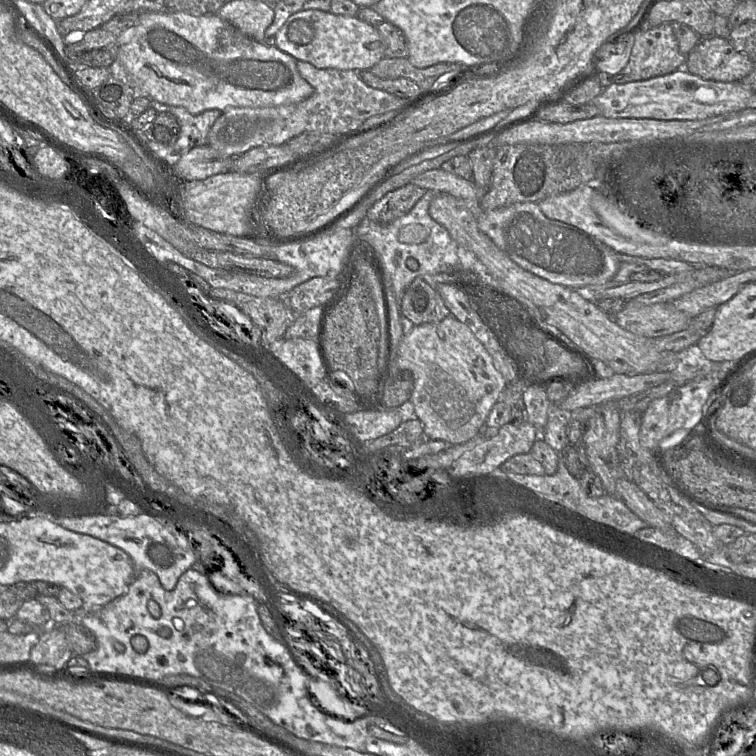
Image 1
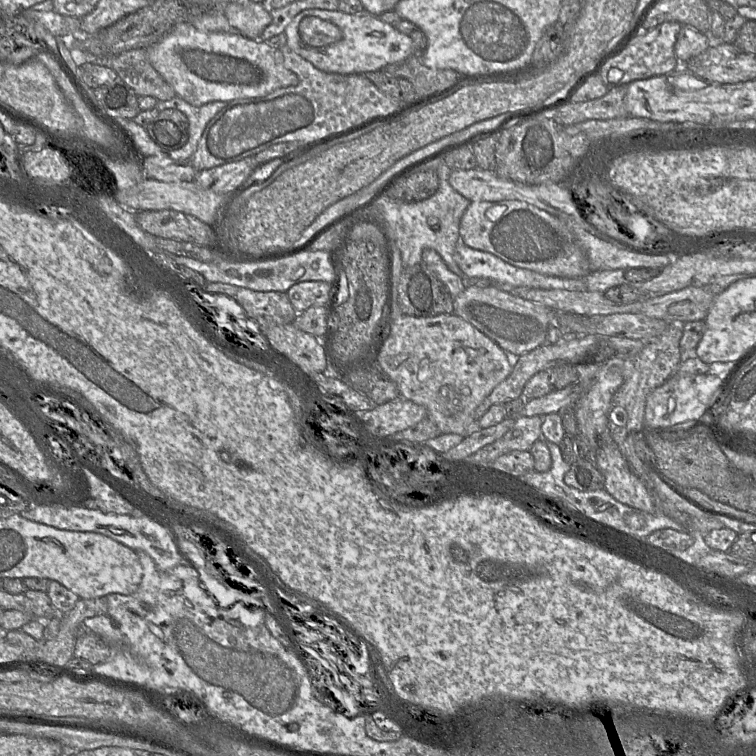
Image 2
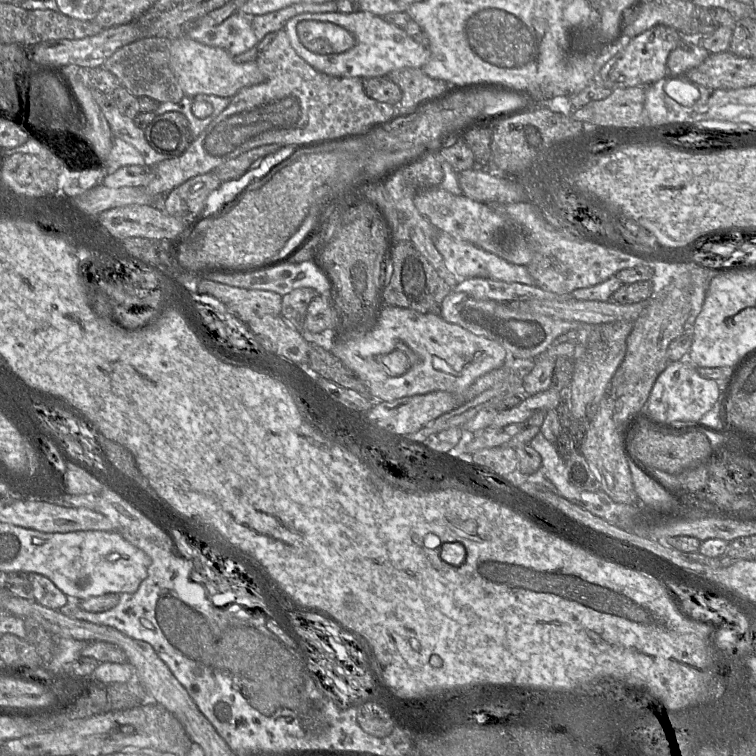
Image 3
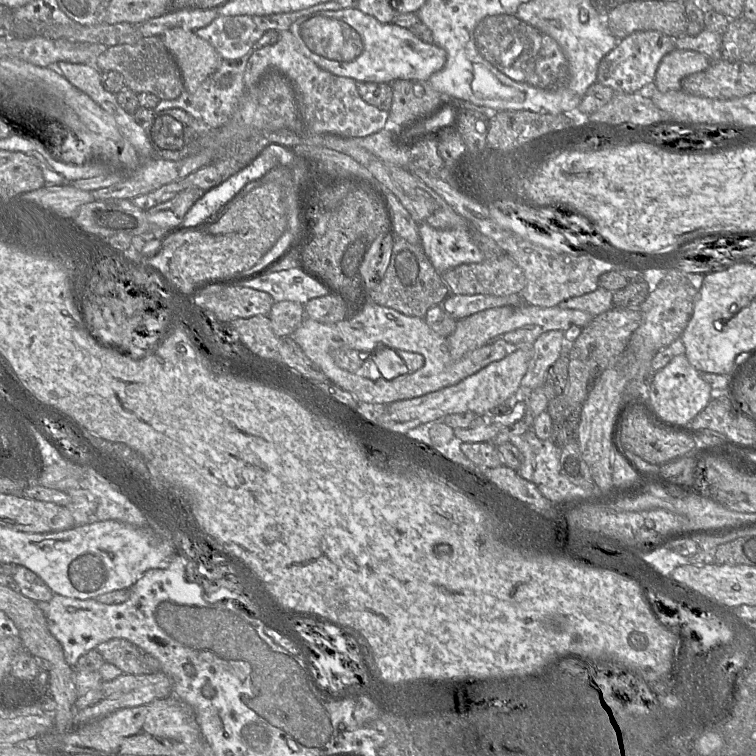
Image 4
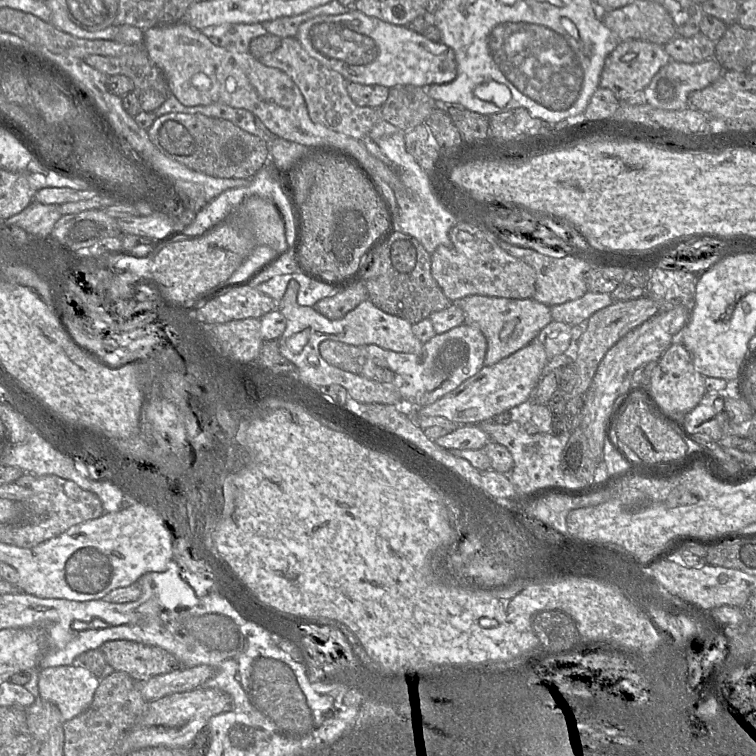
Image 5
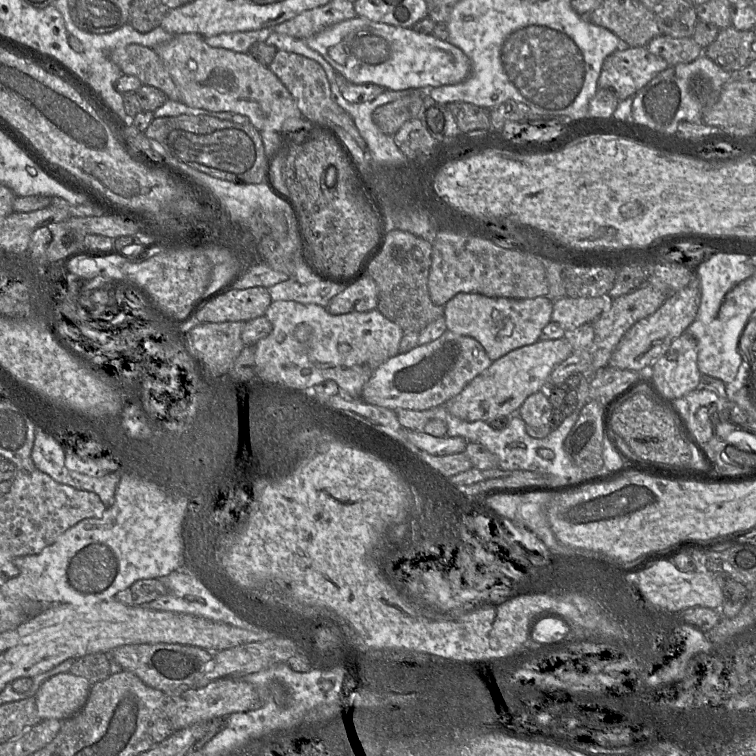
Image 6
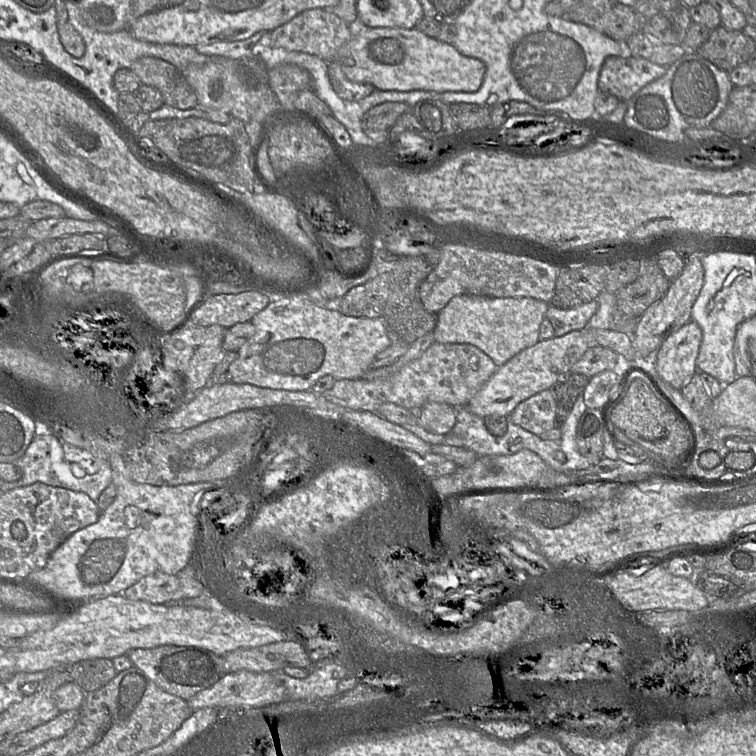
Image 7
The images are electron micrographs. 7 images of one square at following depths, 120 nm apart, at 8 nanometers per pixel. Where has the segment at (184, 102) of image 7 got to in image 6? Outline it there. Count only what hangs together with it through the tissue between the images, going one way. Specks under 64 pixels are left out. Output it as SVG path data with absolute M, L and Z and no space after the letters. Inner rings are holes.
M130 44L112 50L109 59L123 74L135 76L143 85L161 90L167 99L181 102L179 90L154 49Z

